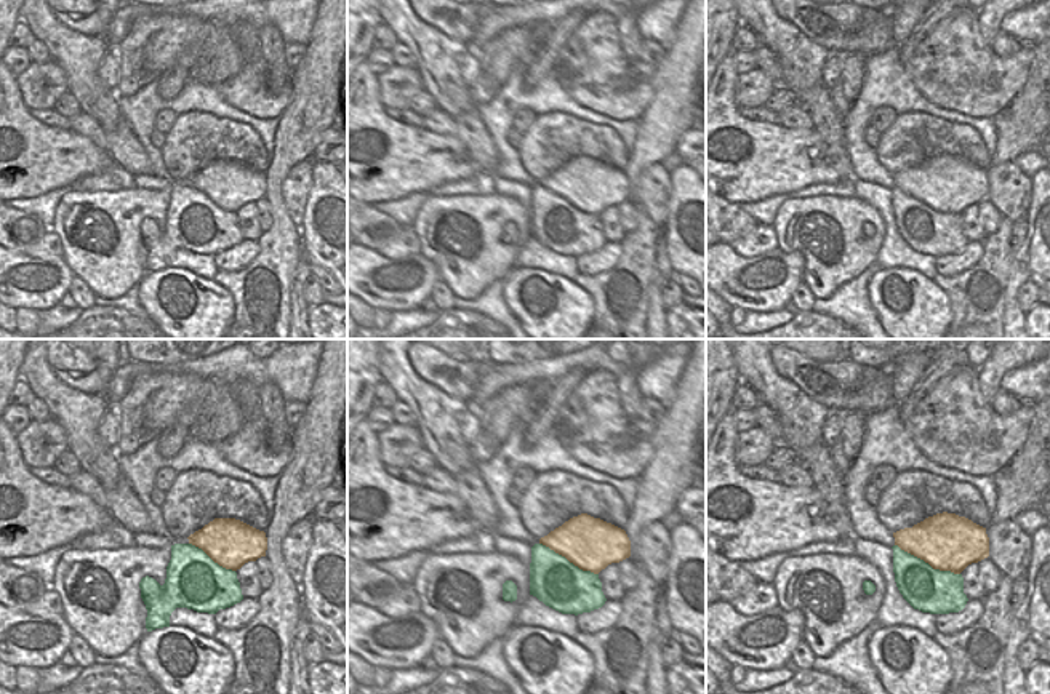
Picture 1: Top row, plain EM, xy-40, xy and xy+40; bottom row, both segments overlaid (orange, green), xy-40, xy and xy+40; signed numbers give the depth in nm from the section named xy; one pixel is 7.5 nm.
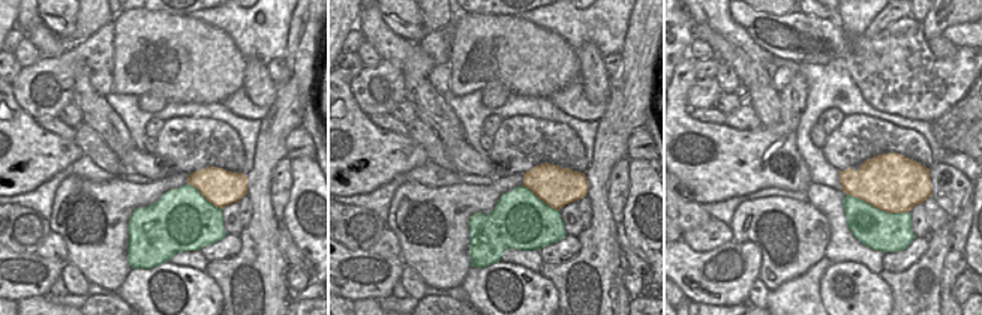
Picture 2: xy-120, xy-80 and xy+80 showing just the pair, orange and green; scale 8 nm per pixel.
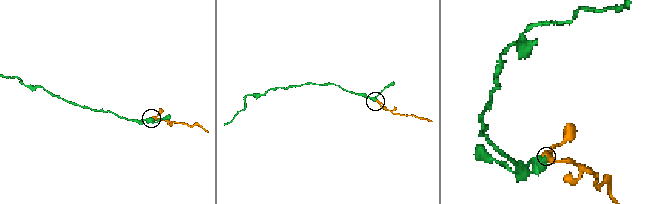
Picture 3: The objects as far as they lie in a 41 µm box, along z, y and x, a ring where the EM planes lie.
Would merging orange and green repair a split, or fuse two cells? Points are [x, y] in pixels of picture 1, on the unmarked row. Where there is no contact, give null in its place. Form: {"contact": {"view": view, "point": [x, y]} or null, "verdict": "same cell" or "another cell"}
{"contact": {"view": "xy+40", "point": [927, 203]}, "verdict": "same cell"}

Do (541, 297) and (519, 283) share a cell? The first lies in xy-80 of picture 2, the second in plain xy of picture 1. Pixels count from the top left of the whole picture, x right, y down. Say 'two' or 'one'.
one

